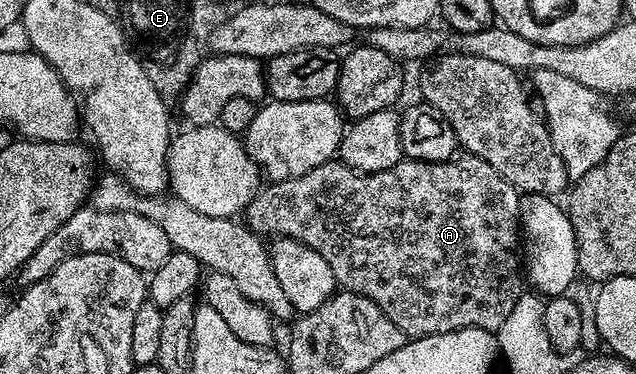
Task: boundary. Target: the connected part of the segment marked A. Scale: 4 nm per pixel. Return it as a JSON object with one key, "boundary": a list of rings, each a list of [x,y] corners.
{"boundary":[[[468,153],[462,157],[448,159],[445,163],[426,163],[420,159],[404,157],[400,163],[393,165],[393,169],[385,169],[381,173],[372,175],[364,175],[353,170],[352,167],[346,167],[342,161],[317,165],[317,169],[301,177],[293,177],[289,181],[280,183],[268,182],[248,205],[245,223],[260,237],[271,235],[270,237],[296,239],[309,245],[309,249],[321,253],[321,257],[329,261],[329,269],[333,269],[336,284],[342,290],[352,291],[354,295],[369,297],[369,301],[376,303],[381,313],[385,313],[385,317],[389,317],[389,321],[397,325],[397,329],[407,334],[408,340],[460,331],[470,327],[495,333],[501,325],[505,325],[505,317],[509,317],[513,305],[517,305],[520,295],[525,291],[525,275],[521,270],[521,220],[519,217],[521,195],[505,177],[501,177],[501,174],[489,165],[488,161],[483,161]]]}

